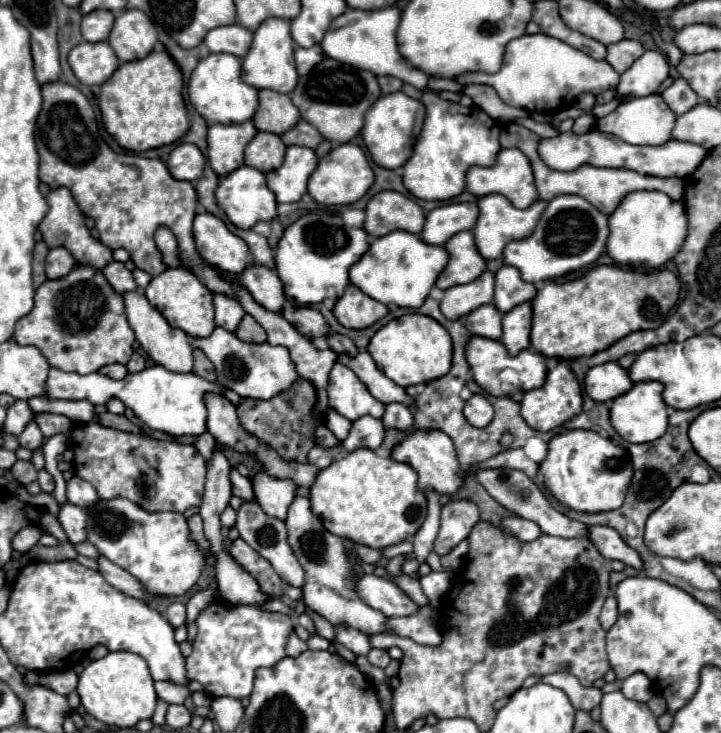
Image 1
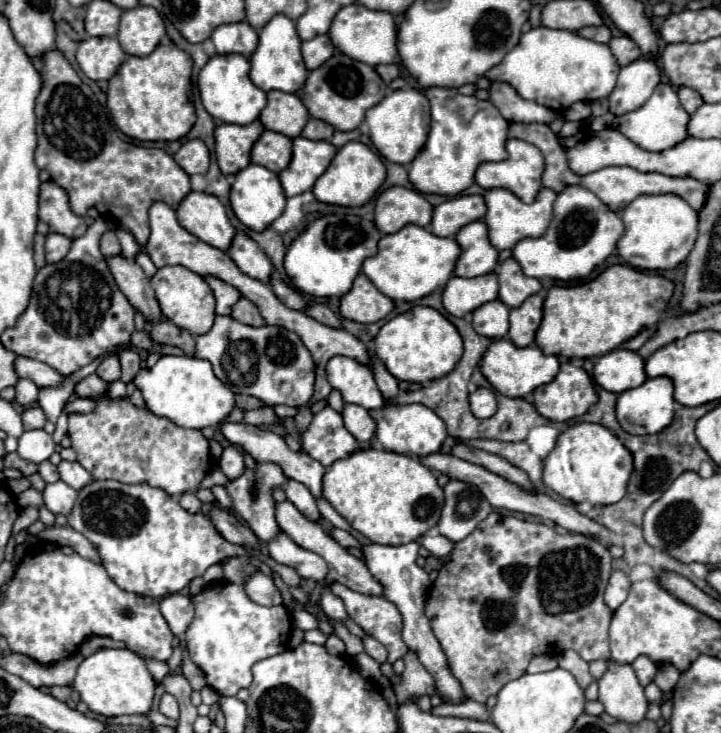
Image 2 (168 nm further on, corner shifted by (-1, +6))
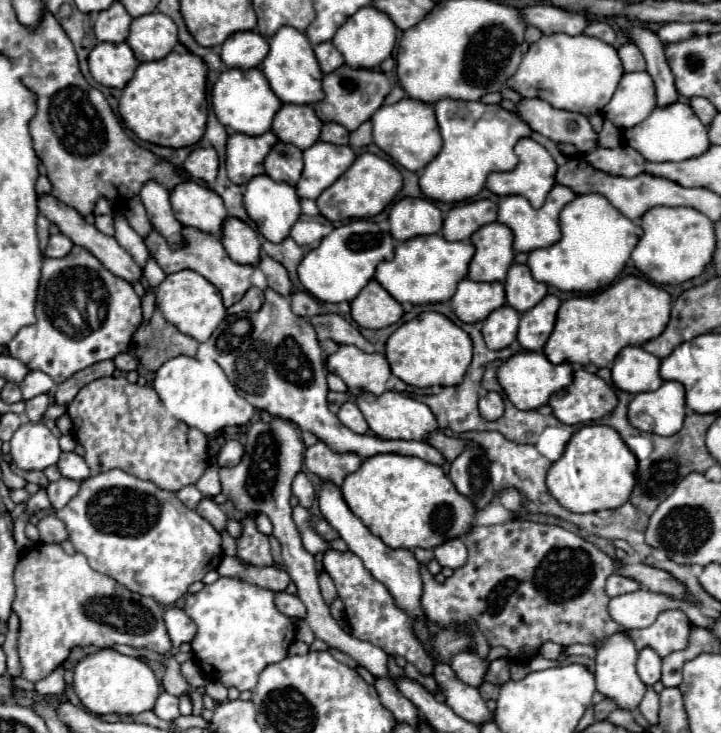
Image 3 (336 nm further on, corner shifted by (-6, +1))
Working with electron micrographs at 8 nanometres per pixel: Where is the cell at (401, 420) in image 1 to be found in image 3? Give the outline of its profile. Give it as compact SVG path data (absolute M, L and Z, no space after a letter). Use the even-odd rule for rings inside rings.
M328 313L328 315L316 315L314 319L310 319L312 327L316 329L318 333L318 339L332 339L340 345L356 345L358 349L366 351L366 353L376 353L374 345L368 343L360 331L344 321L340 315L334 315L334 313Z

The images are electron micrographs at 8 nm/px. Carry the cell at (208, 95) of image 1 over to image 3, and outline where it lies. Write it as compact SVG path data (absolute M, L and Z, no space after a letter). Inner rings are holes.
M258 67L226 69L212 87L212 107L218 121L236 133L246 135L266 133L280 105L282 105L280 99L270 91L270 85L266 83L266 77Z

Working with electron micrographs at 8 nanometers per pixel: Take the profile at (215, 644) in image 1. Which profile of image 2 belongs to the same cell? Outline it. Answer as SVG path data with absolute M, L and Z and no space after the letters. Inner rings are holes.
M217 582L213 586L205 586L199 594L191 596L191 602L195 606L195 618L189 626L189 630L185 632L185 644L191 654L191 660L203 670L207 684L213 686L221 696L235 696L237 690L247 688L253 680L251 666L257 660L283 652L285 642L289 640L291 630L293 630L291 614L285 606L269 606L269 608L259 606L253 600L249 600L249 596L245 594L245 588L239 584L231 584L231 582L219 584Z

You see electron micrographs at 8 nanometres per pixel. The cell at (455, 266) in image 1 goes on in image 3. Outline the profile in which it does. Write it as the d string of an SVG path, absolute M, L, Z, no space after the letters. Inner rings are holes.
M488 223L470 237L470 243L476 247L476 253L468 267L468 279L502 283L514 259L510 229L502 223Z

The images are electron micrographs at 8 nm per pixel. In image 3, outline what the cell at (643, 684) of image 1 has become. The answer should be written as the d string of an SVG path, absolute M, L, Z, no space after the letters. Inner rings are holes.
M642 649L638 655L638 675L646 685L654 685L660 681L662 659L652 649Z

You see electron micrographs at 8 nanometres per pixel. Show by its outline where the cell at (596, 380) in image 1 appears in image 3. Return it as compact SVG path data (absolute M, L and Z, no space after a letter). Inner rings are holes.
M624 347L612 363L612 381L620 391L644 393L662 385L658 375L660 359L642 351L642 347Z

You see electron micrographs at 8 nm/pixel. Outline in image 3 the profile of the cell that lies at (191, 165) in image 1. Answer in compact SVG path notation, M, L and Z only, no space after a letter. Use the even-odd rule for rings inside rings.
M196 147L182 163L182 169L188 171L194 179L202 179L212 185L218 173L218 155L212 147Z

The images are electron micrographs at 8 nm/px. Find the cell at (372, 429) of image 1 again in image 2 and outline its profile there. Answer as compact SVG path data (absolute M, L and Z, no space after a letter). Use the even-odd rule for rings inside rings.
M343 404L341 410L345 428L357 438L357 442L369 442L375 434L375 420L371 418L369 410L357 404Z

